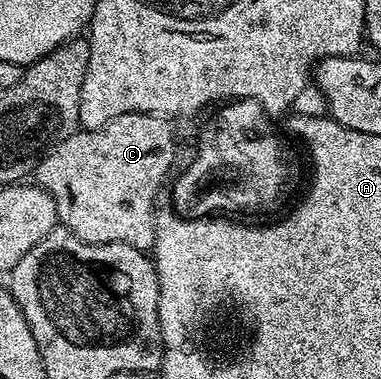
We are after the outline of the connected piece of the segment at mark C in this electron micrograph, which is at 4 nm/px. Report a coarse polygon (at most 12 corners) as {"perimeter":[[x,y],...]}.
{"perimeter":[[164,116],[76,130],[33,172],[86,243],[155,245]]}

